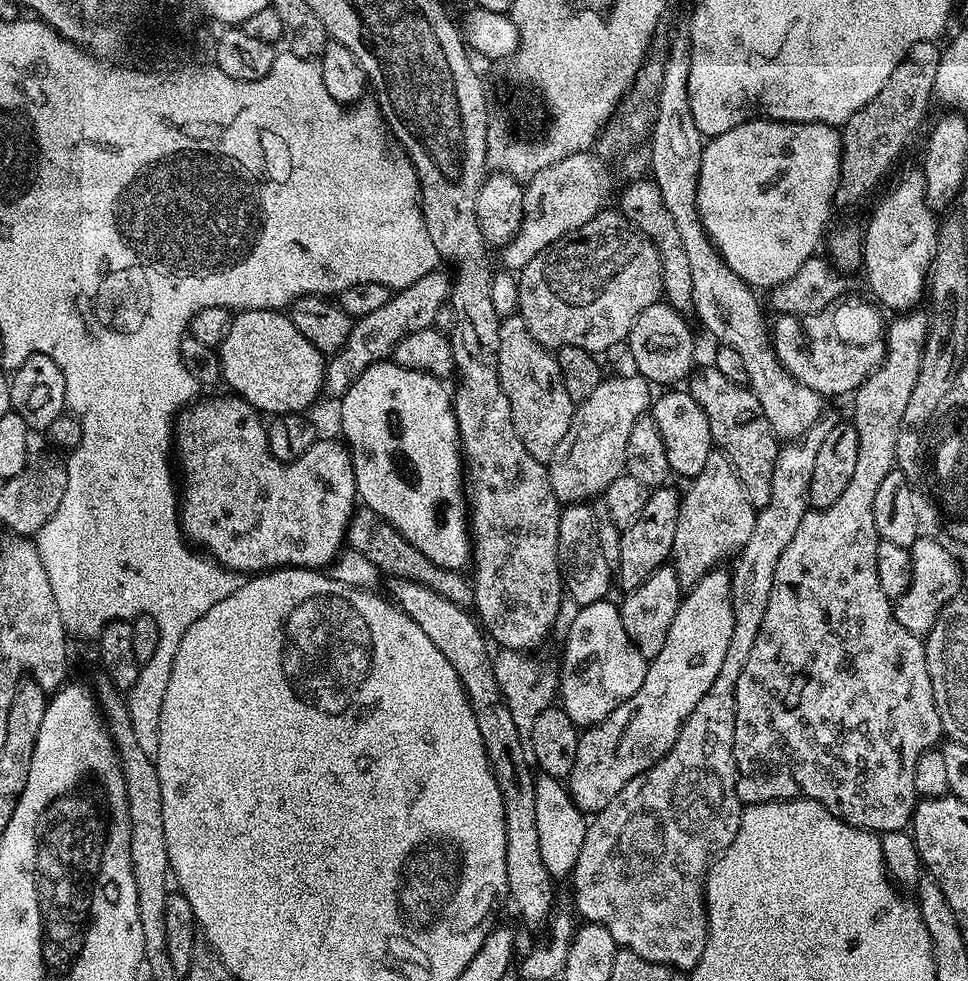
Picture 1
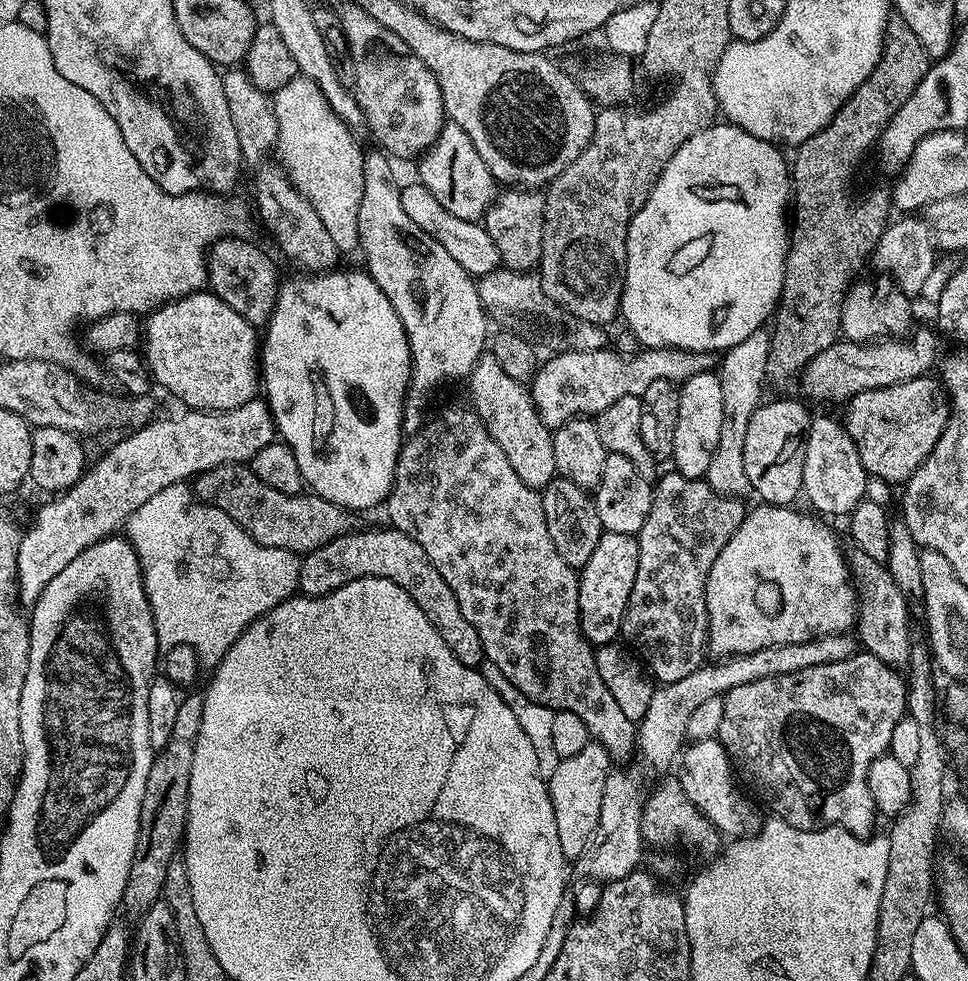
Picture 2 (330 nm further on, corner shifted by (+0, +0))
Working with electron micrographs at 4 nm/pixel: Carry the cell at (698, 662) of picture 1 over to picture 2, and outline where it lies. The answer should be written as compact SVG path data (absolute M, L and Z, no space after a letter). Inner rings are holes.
M763 502L757 505L745 511L742 526L730 534L730 542L722 546L722 554L714 558L710 578L706 578L707 651L711 655L713 652L716 658L750 654L775 644L802 643L819 636L844 634L855 625L858 615L854 577L845 553L840 553L835 534L824 525L827 523L815 515L795 512L792 506Z

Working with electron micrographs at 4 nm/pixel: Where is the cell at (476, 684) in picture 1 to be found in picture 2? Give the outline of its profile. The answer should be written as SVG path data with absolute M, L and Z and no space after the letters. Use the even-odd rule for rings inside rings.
M391 526L372 528L369 532L357 530L347 532L345 536L326 542L318 550L307 553L300 561L299 591L306 596L325 596L338 590L346 581L356 580L359 576L377 576L390 578L390 582L398 582L414 602L418 602L422 614L430 618L434 630L442 634L442 642L450 646L454 658L466 666L476 668L485 659L482 638L478 638L478 630L466 622L462 610L458 606L458 598L454 598L454 590L446 586L446 578L434 570L430 558L406 534Z

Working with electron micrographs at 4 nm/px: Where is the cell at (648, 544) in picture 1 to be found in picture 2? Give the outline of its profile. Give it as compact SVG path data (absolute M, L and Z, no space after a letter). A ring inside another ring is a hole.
M601 531L594 554L590 554L578 575L578 614L582 634L593 646L611 644L621 635L626 606L630 602L630 590L634 590L634 577L638 575L637 537Z

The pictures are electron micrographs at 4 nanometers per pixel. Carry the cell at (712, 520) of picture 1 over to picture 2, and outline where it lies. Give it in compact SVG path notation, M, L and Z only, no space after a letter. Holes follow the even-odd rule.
M761 330L750 334L738 346L727 349L718 364L718 375L722 382L722 430L718 437L718 446L714 450L714 459L710 461L707 482L718 494L744 498L752 492L750 482L746 478L746 462L744 461L744 447L746 446L746 426L750 426L750 418L754 410L760 407L760 384L765 383L764 367L768 357L767 331Z

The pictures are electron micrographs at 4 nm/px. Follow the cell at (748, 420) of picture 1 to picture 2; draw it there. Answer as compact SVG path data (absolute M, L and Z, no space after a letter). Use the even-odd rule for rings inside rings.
M852 550L852 553L850 551L847 553L846 559L854 577L858 597L858 615L854 632L858 640L858 635L860 635L860 640L864 643L863 651L869 656L886 662L891 668L903 669L910 658L914 639L914 634L911 634L908 626L910 602L904 597L902 590L898 590L898 582L894 582L887 567L874 562L874 558L870 558L870 554Z

